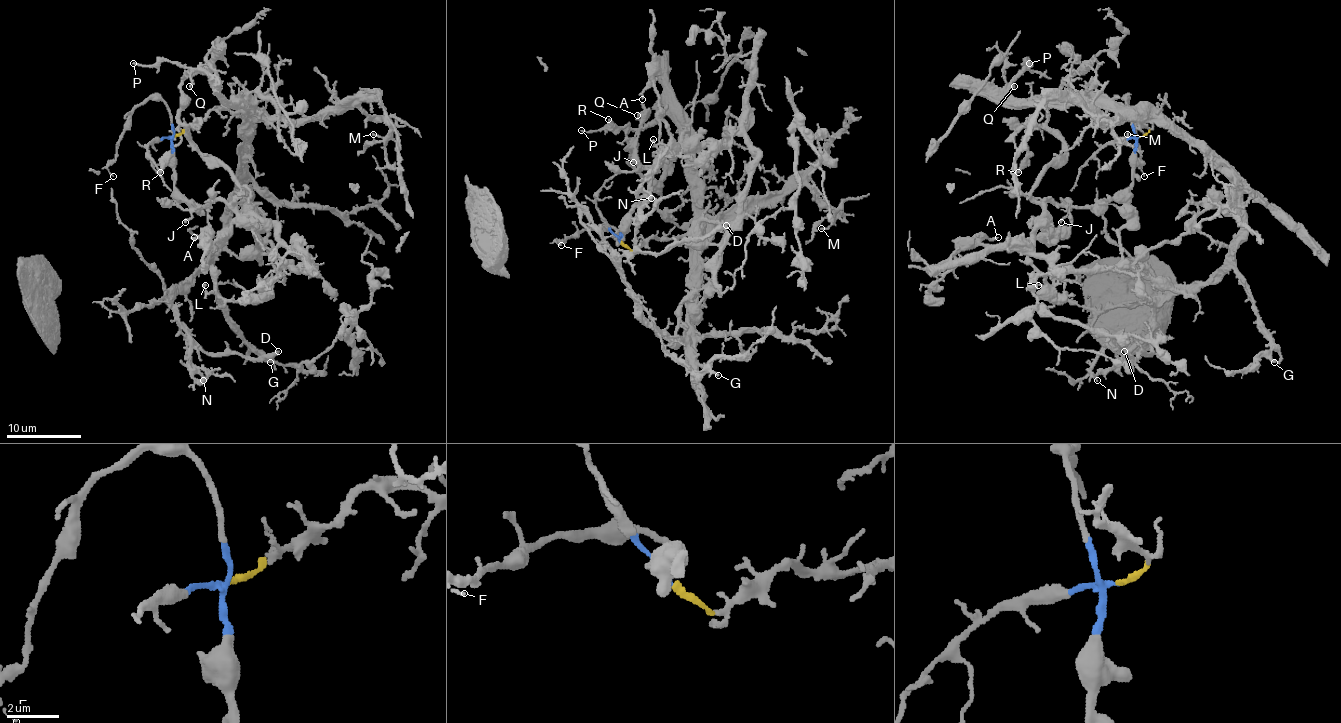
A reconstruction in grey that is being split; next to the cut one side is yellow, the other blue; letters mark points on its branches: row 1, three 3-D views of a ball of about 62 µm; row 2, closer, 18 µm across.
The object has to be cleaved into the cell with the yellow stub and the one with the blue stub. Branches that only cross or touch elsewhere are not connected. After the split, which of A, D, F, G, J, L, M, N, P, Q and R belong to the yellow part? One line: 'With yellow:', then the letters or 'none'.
With yellow: D, G, M, N, P, Q

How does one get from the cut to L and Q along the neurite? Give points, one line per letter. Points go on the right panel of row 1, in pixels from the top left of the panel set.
L: (1140, 137), (1133, 182), (1112, 197), (1092, 206), (1045, 202), (1029, 254), (1058, 297), (1055, 301), (1038, 284)
Q: (1140, 137), (1148, 128), (1124, 104), (1019, 102), (1010, 83), (1023, 70), (1014, 87)

